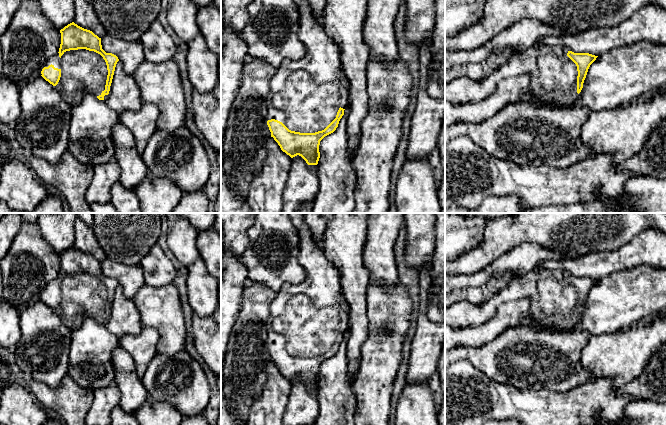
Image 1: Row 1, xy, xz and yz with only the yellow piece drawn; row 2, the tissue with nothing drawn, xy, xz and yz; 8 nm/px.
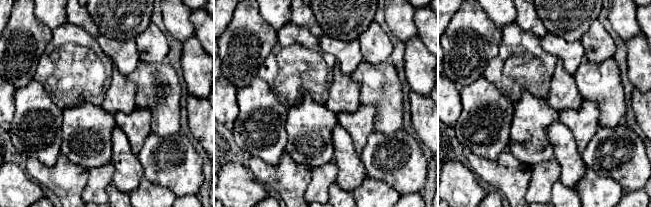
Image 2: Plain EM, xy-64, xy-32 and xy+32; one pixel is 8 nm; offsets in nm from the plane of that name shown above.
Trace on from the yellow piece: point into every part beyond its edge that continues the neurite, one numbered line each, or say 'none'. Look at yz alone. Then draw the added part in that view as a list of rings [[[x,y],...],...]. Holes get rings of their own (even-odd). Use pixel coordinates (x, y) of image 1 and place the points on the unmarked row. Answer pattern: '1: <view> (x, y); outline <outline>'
1: yz (553, 298); outline [[[531,270],[514,277],[482,305],[466,301],[445,307],[445,325],[454,329],[479,326],[491,319],[504,303],[529,298],[533,316],[556,330],[565,330],[577,321],[577,290],[560,274]]]

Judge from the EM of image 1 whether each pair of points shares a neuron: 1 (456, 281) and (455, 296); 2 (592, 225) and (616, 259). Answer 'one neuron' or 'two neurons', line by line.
1: two neurons
2: two neurons

